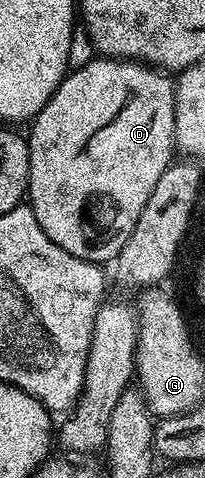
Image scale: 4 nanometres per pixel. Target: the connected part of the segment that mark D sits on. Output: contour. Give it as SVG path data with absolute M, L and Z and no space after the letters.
M93 58L81 68L73 68L65 75L64 81L56 87L52 97L42 106L42 110L31 121L32 133L27 133L28 153L30 154L30 174L28 175L27 203L34 210L34 218L38 218L38 226L46 230L50 242L62 246L66 254L74 254L74 258L88 260L91 264L107 265L107 260L115 261L120 255L122 246L126 246L126 238L134 234L134 226L138 226L138 218L150 198L154 194L154 186L158 186L158 178L173 163L176 148L176 86L173 77L167 71L155 66L145 66L134 60L119 58Z

